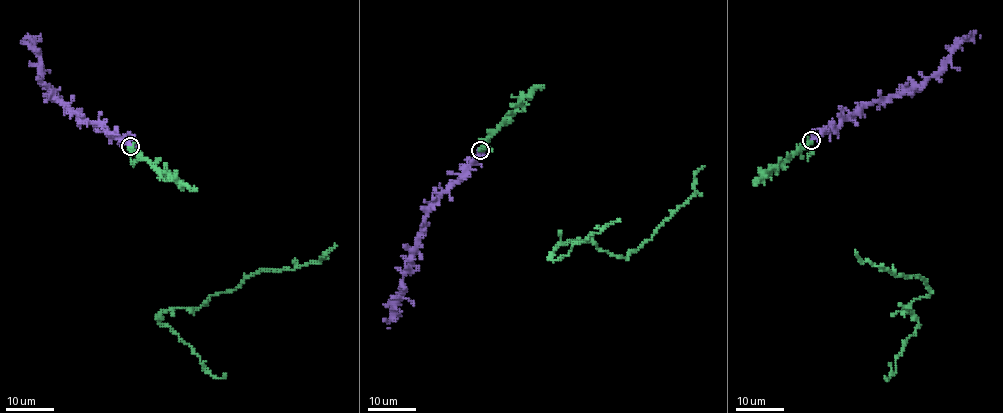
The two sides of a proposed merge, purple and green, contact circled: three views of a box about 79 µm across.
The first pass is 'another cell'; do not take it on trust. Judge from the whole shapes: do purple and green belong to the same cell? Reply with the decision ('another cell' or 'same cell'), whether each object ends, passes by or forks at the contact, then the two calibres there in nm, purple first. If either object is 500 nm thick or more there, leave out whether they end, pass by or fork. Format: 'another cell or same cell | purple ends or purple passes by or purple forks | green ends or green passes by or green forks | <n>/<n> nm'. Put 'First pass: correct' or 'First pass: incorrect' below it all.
same cell | purple forks | green forks | 280/320 nm
First pass: incorrect

